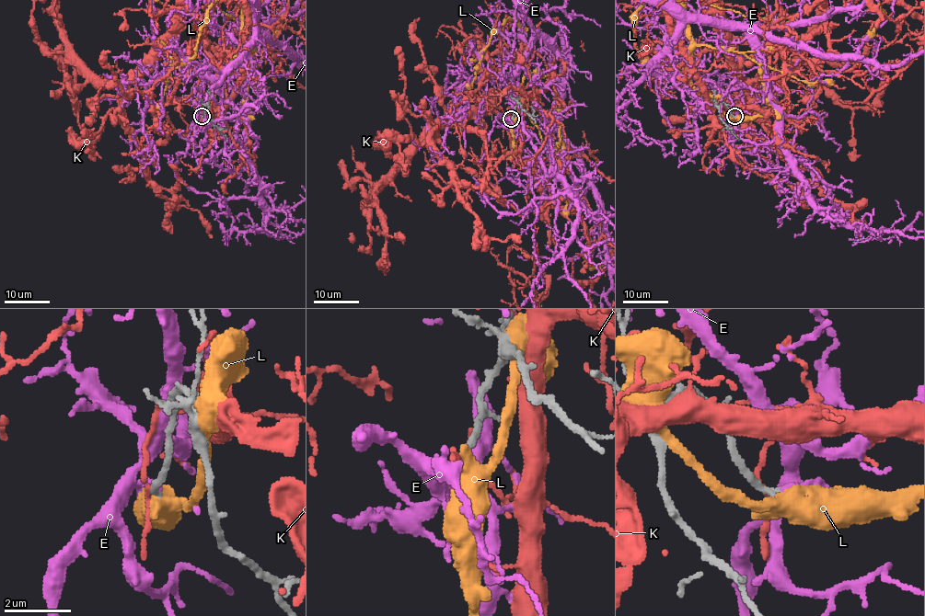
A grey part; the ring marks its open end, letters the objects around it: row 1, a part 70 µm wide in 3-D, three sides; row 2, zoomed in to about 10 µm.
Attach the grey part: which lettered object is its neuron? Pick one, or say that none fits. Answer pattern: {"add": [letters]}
{"add": []}

